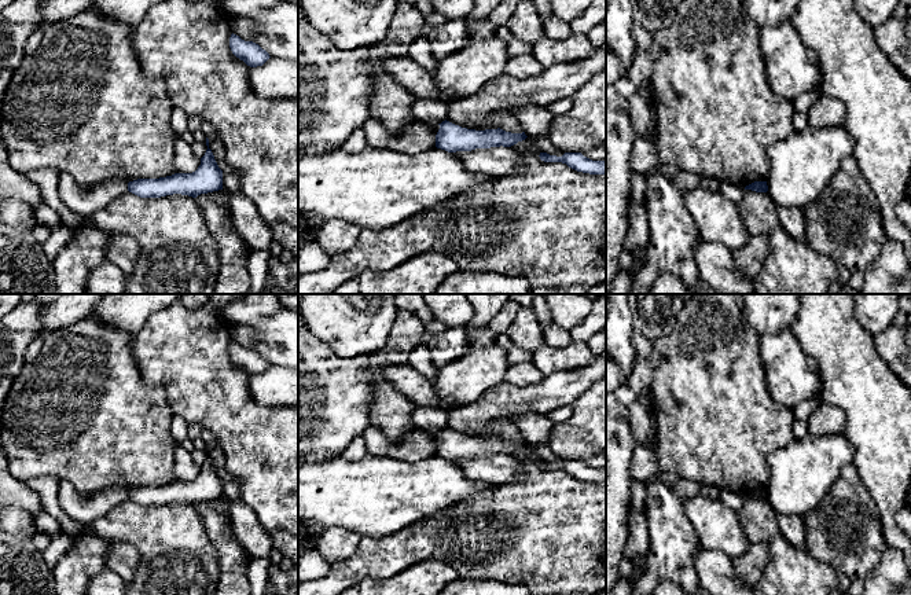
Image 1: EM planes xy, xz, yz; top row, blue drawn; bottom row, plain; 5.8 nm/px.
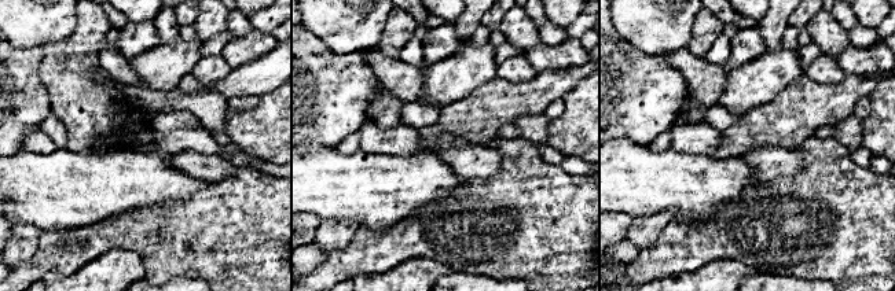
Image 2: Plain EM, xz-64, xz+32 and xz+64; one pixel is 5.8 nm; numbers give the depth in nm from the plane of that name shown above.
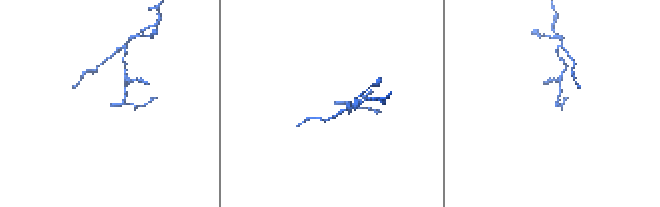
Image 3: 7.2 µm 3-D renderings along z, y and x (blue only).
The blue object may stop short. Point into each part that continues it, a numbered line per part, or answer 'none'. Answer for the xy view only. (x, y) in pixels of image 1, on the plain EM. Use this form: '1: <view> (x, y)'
none

